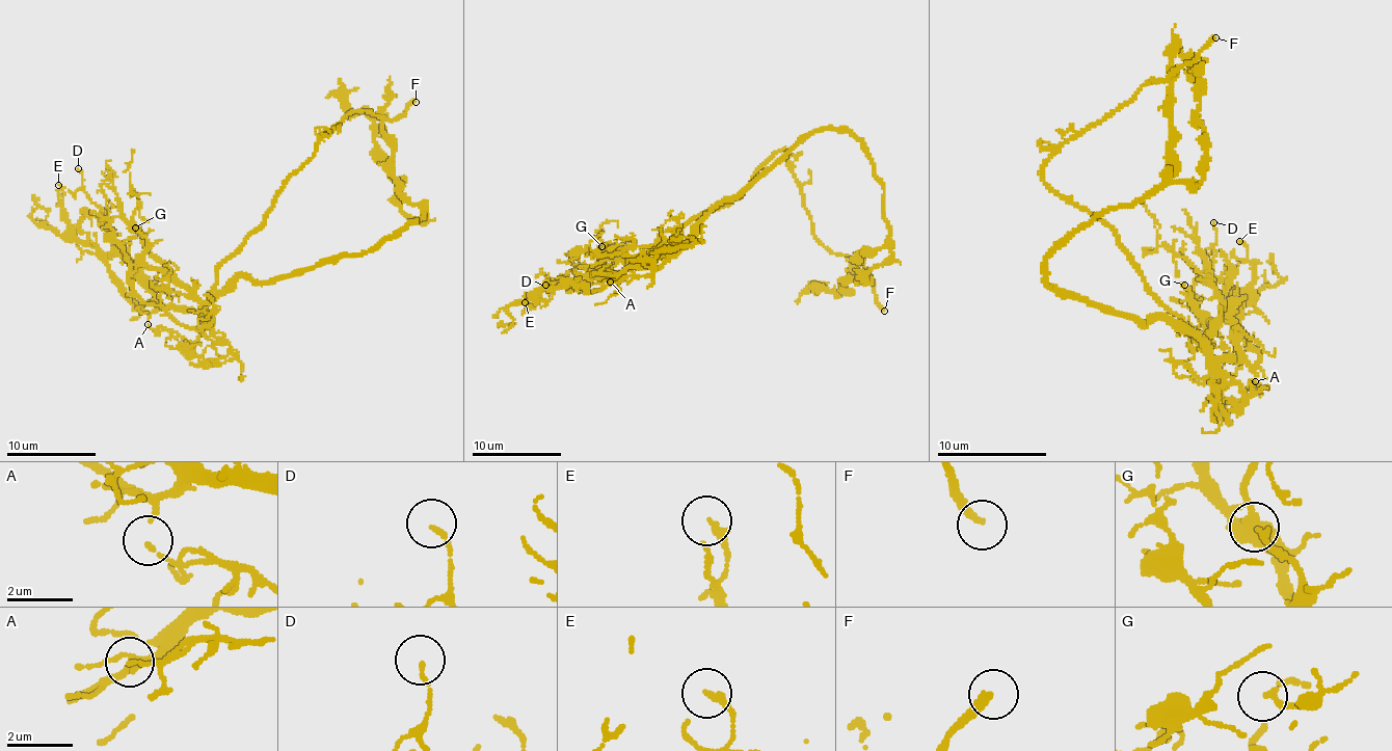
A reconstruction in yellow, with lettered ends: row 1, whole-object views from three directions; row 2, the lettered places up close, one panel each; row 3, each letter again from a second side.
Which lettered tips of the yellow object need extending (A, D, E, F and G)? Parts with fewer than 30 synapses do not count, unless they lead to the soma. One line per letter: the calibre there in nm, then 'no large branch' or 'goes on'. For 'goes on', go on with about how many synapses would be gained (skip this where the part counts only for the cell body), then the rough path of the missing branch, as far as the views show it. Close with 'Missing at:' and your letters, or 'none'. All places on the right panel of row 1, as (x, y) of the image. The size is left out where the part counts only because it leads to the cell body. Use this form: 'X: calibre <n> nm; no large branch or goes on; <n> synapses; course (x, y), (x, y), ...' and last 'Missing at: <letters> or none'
A: calibre 90 nm; no large branch
D: calibre 120 nm; no large branch
E: calibre 200 nm; no large branch
F: calibre 280 nm; goes on; course (1215, 37), (1295, 60), (1309, 52), (1327, 57), (1352, 70), (1358, 83)
G: calibre 120 nm; no large branch
Missing at: F

